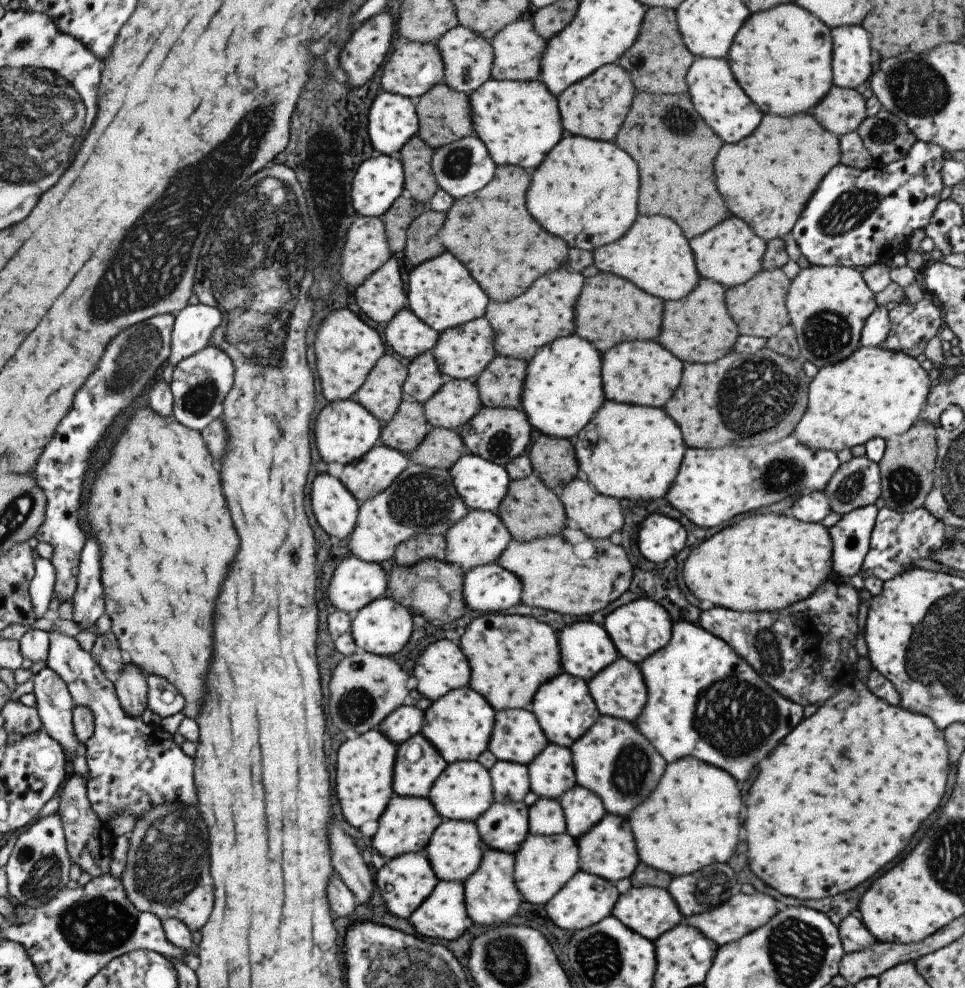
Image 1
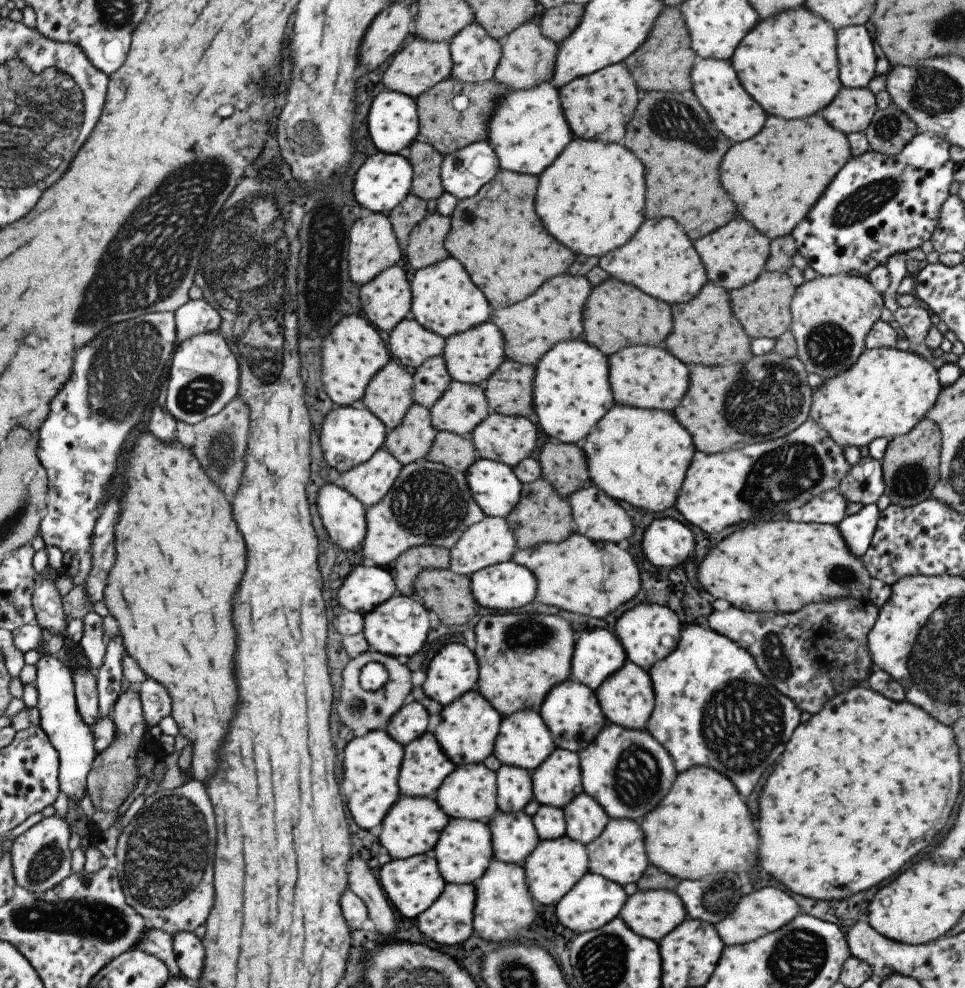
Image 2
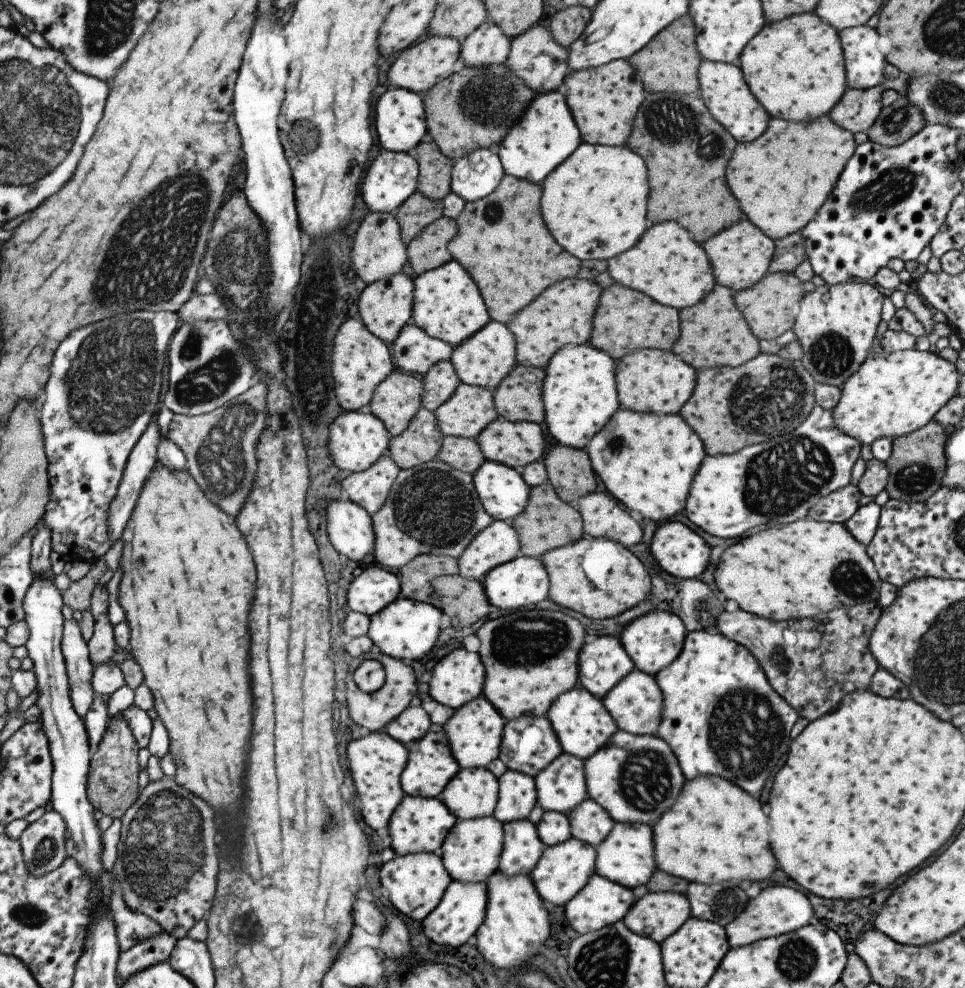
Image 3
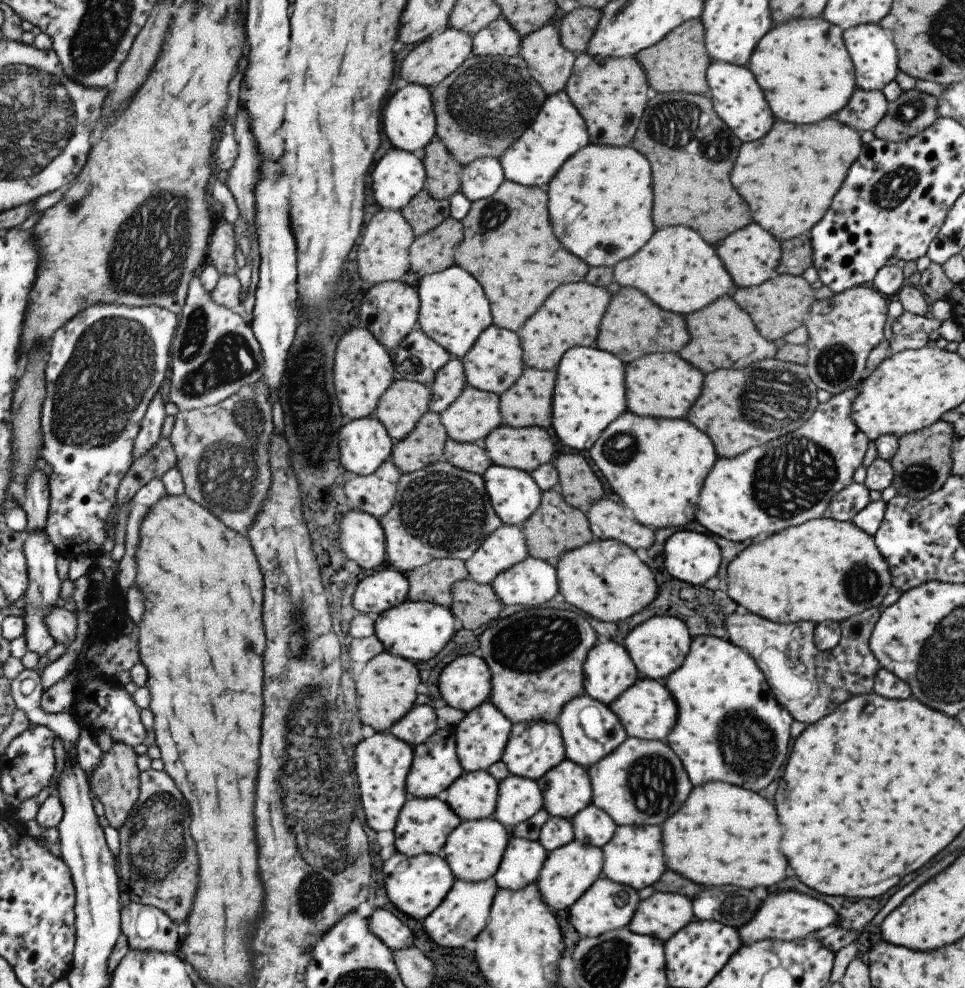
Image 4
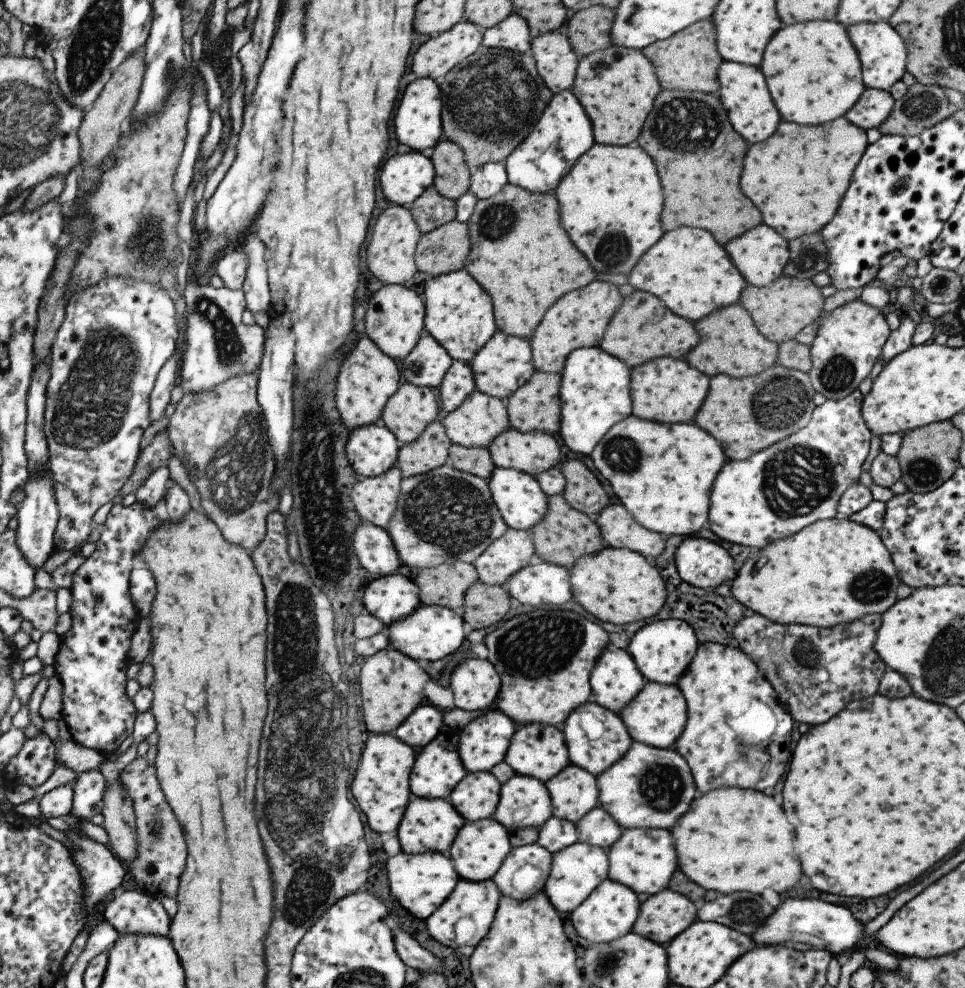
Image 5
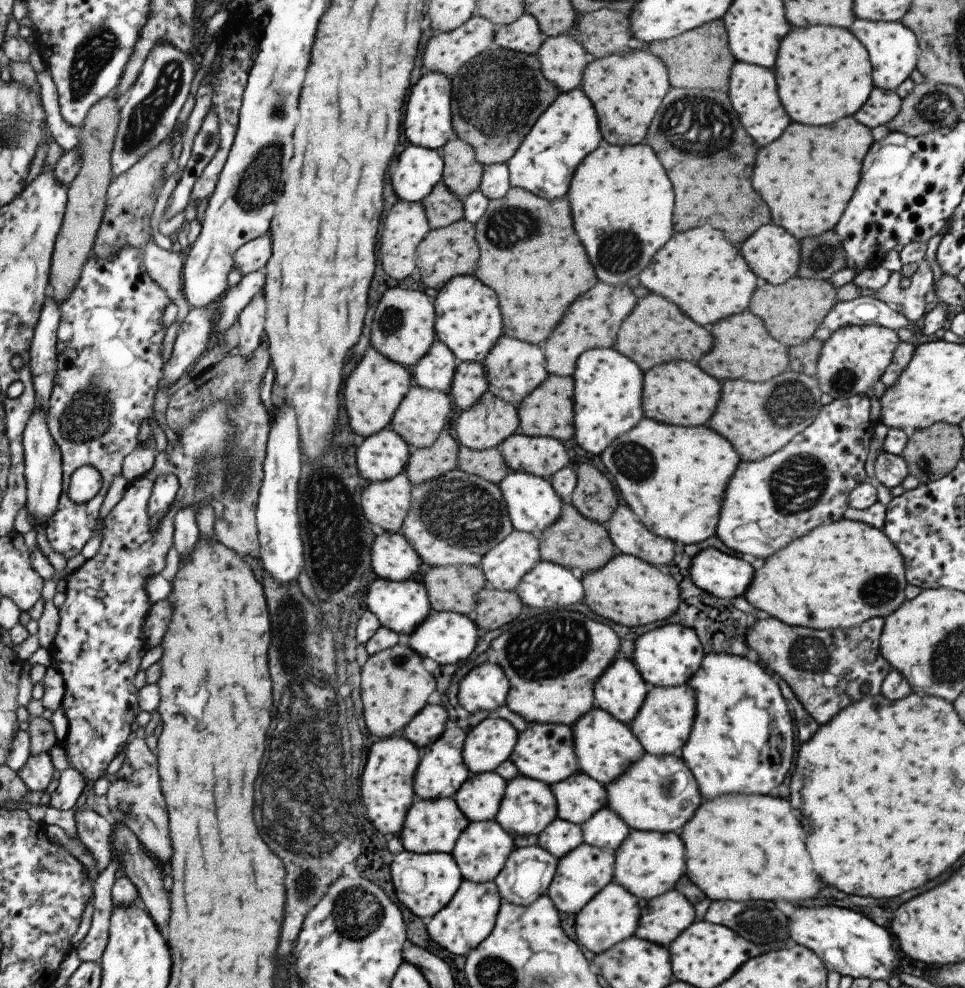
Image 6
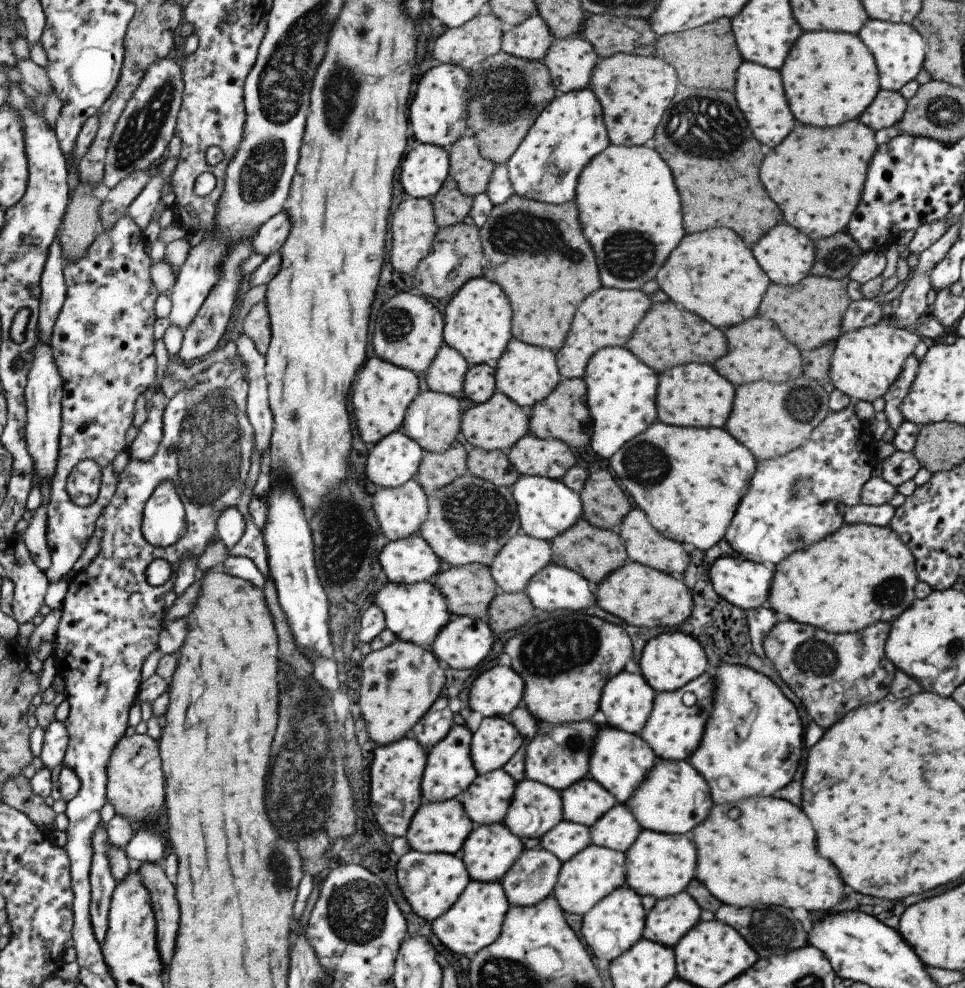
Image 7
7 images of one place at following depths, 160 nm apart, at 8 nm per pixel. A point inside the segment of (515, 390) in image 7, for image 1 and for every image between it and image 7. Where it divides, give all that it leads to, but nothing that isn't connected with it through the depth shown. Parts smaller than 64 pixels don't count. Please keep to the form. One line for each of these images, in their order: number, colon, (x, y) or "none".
1: (461, 353)
2: (471, 357)
3: (483, 359)
4: (494, 361)
5: (502, 364)
6: (513, 368)

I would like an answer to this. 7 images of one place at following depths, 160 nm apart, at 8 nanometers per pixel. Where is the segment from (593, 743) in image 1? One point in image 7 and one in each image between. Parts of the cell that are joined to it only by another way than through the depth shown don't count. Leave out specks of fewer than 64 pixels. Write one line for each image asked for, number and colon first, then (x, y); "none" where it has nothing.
2: (623, 770)
3: (635, 778)
4: (641, 782)
5: (649, 788)
6: (655, 793)
7: (673, 798)

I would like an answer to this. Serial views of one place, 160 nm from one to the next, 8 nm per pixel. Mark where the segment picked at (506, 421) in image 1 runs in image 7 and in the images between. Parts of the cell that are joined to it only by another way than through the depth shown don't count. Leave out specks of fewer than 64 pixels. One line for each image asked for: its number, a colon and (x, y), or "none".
2: (507, 439)
3: (515, 444)
4: (524, 448)
5: (533, 452)
6: (542, 456)
7: (551, 458)

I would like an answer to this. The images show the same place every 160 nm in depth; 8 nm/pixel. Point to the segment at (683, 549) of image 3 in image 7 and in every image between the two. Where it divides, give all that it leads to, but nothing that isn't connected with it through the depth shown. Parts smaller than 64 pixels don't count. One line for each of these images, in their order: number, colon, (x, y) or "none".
4: (691, 557)
5: (702, 563)
6: (724, 576)
7: (745, 584)

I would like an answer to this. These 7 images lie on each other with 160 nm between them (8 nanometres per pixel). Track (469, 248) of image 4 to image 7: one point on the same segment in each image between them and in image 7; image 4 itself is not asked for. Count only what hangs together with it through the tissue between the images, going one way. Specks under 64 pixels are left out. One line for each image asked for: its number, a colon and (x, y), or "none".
5: (519, 256)
6: (529, 255)
7: (535, 251)

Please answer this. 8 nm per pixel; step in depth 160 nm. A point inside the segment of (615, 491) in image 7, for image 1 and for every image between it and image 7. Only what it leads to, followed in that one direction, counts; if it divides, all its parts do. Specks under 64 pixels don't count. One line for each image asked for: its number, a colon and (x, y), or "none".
1: (553, 460)
2: (564, 466)
3: (568, 470)
4: (577, 484)
5: (583, 492)
6: (592, 497)

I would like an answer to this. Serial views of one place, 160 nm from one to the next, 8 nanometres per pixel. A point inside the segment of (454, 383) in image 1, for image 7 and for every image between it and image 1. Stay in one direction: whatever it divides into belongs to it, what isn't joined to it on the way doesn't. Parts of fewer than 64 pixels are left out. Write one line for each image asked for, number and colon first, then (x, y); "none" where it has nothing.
2: (462, 406)
3: (469, 409)
4: (474, 413)
5: (479, 418)
6: (490, 420)
7: (495, 424)

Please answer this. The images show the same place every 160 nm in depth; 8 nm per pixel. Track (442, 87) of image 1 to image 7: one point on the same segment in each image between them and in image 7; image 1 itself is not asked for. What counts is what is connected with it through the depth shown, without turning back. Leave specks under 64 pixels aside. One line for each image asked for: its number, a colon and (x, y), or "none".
2: (451, 115)
3: (473, 108)
4: (482, 107)
5: (489, 103)
6: (495, 97)
7: (506, 94)

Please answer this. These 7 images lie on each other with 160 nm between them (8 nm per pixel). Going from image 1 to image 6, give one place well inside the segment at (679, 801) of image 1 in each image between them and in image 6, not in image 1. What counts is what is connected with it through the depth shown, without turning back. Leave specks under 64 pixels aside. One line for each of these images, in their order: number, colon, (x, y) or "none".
2: (700, 827)
3: (714, 832)
4: (723, 834)
5: (722, 844)
6: (738, 847)

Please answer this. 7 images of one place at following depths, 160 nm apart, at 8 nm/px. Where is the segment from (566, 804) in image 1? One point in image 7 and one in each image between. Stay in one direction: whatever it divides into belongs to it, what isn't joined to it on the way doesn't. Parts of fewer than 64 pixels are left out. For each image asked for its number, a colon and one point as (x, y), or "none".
2: (584, 820)
3: (589, 823)
4: (591, 826)
5: (596, 827)
6: (605, 830)
7: (616, 829)

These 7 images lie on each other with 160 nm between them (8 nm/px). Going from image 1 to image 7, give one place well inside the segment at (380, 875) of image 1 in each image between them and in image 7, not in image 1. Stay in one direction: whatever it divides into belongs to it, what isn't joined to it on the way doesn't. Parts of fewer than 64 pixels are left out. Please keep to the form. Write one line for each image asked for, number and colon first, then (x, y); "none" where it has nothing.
2: (411, 885)
3: (414, 884)
4: (415, 885)
5: (420, 883)
6: (423, 882)
7: (430, 882)

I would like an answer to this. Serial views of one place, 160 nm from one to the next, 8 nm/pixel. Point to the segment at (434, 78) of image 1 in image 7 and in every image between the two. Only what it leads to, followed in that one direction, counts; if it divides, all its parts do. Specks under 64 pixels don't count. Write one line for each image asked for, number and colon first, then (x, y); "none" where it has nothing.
2: (418, 65)
3: (422, 65)
4: (434, 58)
5: (440, 53)
6: (445, 52)
7: (468, 44)

